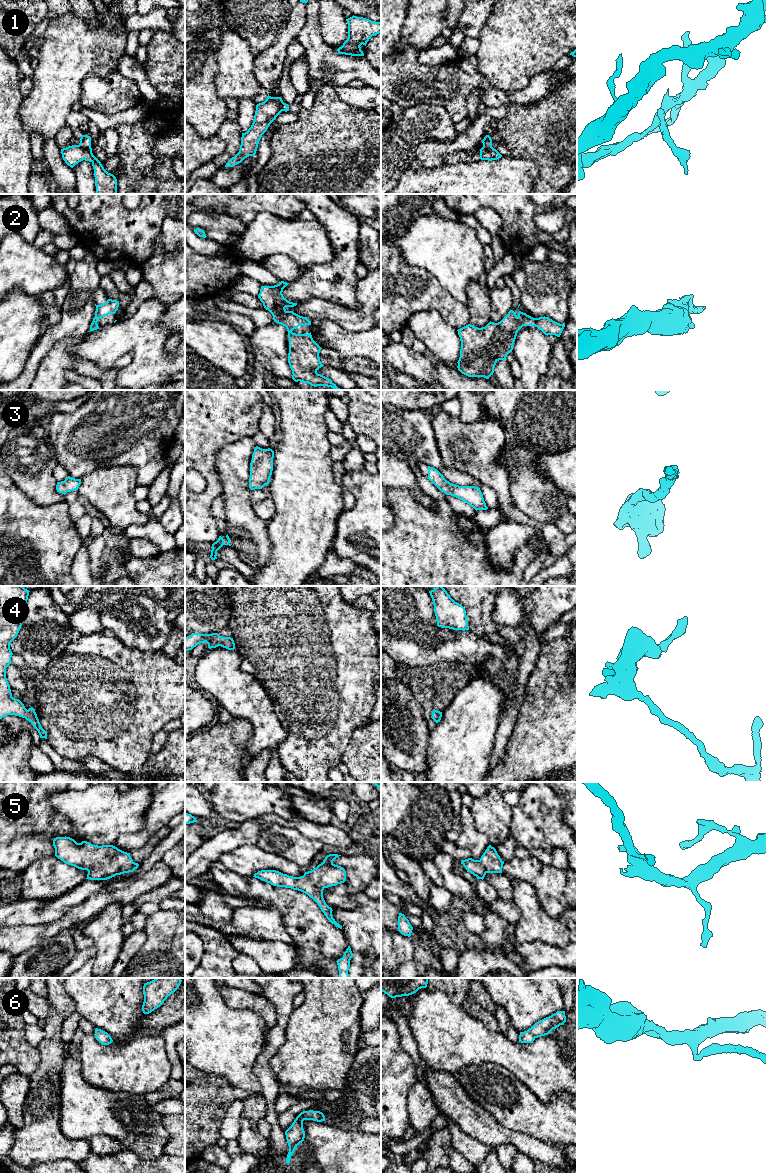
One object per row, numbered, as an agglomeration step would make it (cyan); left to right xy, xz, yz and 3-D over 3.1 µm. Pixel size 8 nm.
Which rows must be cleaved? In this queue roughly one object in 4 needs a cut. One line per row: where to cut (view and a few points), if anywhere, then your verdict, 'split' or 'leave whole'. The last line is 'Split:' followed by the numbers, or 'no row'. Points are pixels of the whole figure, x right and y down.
1: cut xy (78, 145), (91, 152); split
2: cut none; leave whole
3: cut none; leave whole
4: cut none; leave whole
5: cut none; leave whole
6: cut none; leave whole
Split: 1

